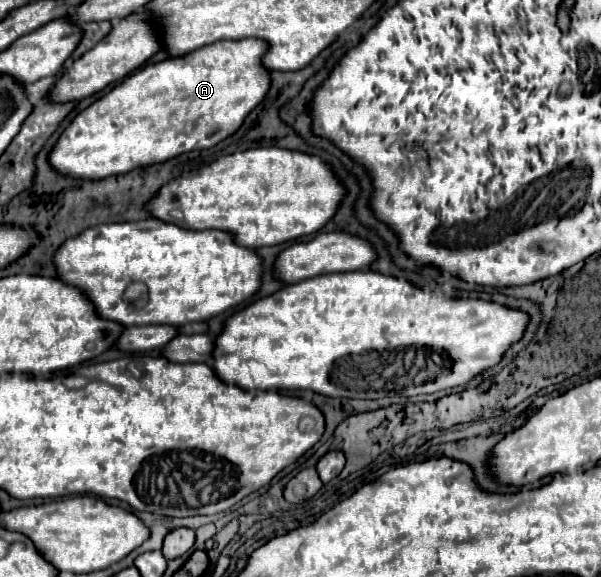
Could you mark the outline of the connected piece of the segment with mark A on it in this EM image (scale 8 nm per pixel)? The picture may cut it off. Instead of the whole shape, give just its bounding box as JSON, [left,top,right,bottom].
[49,38,269,180]

